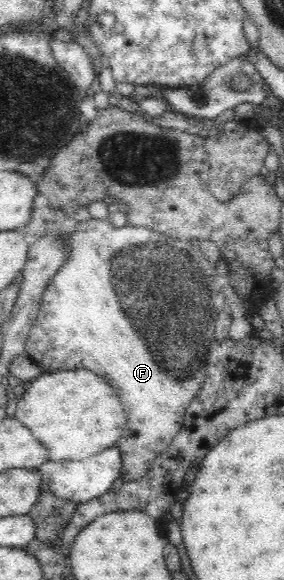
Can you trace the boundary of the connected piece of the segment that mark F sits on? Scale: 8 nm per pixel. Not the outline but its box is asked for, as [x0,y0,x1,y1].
[25,218,226,482]

